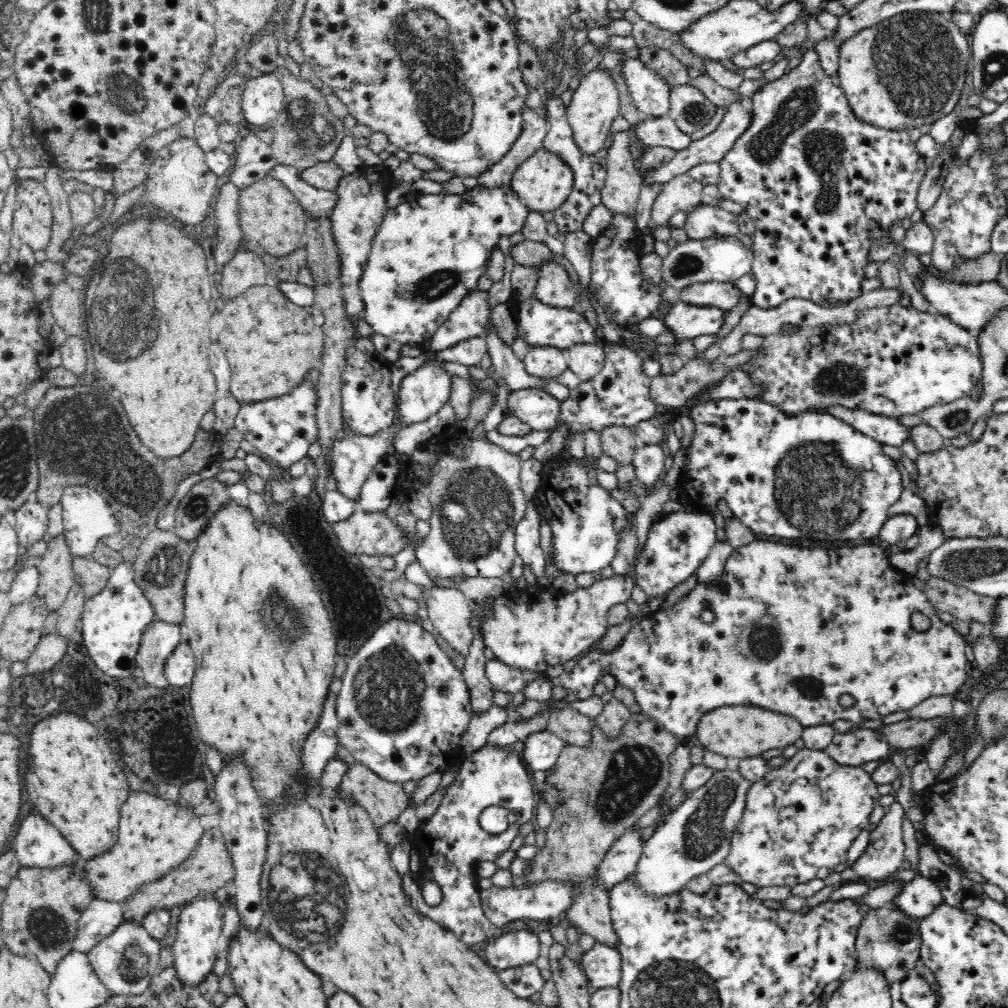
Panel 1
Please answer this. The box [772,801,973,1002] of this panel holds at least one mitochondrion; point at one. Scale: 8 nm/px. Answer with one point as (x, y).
(901, 933)

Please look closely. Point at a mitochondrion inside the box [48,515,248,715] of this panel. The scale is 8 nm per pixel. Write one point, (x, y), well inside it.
(165, 566)

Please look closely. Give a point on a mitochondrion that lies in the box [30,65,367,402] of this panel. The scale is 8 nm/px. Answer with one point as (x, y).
(126, 316)

